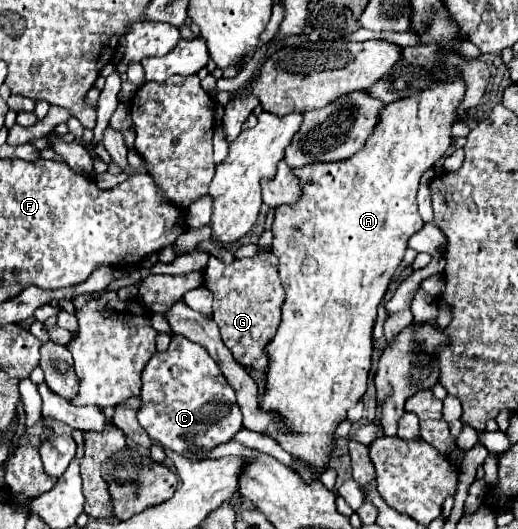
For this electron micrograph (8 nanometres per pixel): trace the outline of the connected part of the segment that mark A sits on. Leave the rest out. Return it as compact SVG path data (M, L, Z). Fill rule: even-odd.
M454 76L448 82L430 82L426 90L384 106L374 132L356 156L340 162L318 162L294 168L292 172L302 186L300 200L276 208L272 252L278 256L278 272L286 296L282 302L282 322L266 348L268 374L260 408L280 416L280 422L284 422L284 426L272 422L264 434L274 438L296 458L298 464L292 468L306 484L326 470L334 450L334 432L338 424L346 420L348 410L356 406L366 392L376 308L404 258L410 236L424 226L416 206L418 182L450 148L450 130L458 118L458 106L464 92L464 80Z

